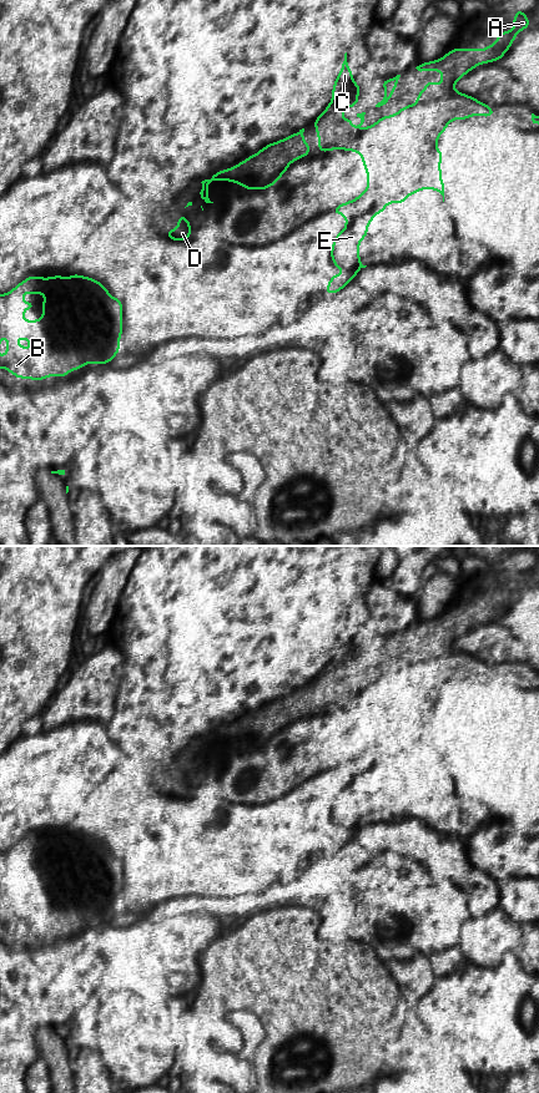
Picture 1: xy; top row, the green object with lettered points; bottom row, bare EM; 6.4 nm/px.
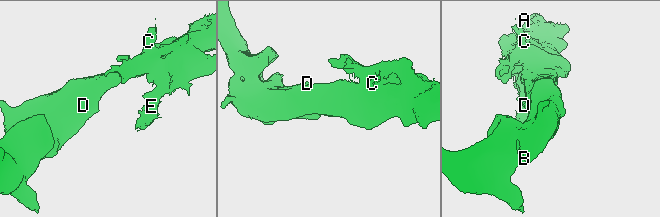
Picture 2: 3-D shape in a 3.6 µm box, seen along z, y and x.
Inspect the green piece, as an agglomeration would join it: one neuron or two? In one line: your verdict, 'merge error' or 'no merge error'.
merge error

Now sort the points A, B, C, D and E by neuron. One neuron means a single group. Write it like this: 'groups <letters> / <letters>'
groups A B D / C E

